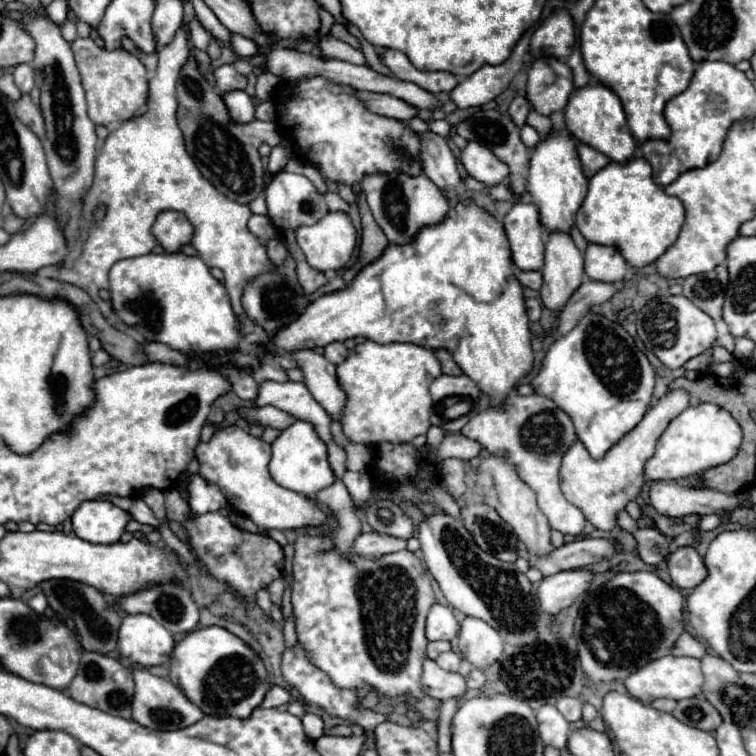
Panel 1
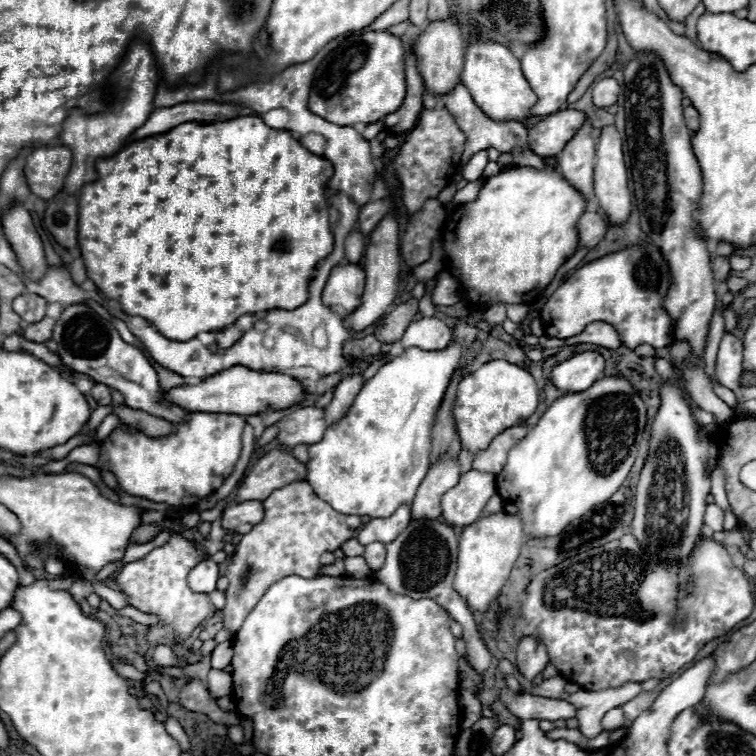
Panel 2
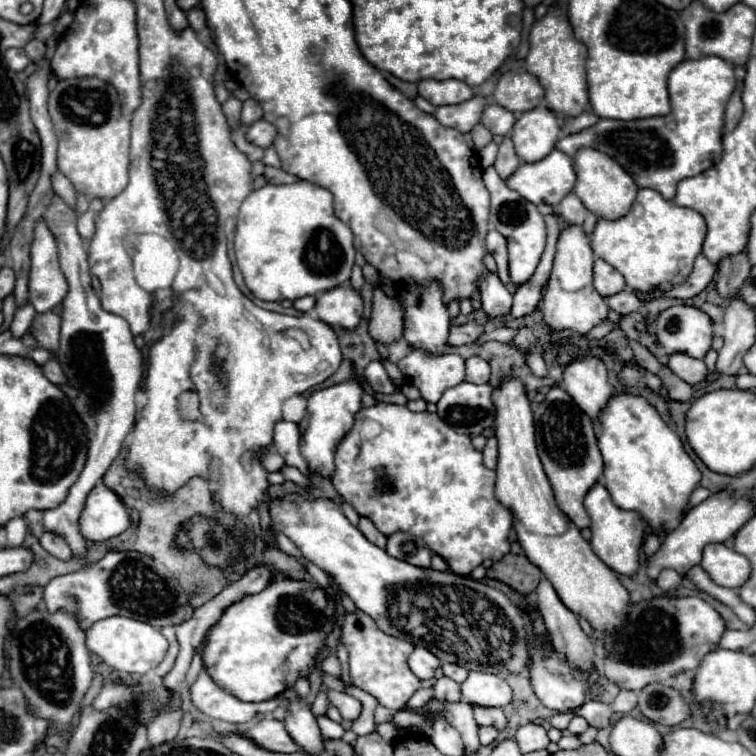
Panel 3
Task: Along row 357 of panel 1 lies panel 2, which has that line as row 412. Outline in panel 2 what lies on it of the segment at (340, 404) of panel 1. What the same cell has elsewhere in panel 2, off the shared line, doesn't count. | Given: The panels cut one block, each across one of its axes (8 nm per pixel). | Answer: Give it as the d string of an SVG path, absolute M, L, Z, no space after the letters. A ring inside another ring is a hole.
M300 408L288 416L284 416L280 422L276 422L278 436L276 442L282 448L294 448L298 444L314 444L320 442L326 424L324 424L324 410L318 408Z

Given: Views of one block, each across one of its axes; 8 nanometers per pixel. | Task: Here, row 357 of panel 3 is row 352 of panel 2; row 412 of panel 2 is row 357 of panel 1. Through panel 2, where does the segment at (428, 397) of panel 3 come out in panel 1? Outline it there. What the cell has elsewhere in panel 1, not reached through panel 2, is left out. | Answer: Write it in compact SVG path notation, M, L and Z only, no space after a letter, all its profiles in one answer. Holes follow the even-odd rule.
M364 340L348 350L348 358L336 366L338 384L348 400L342 410L342 432L350 442L372 444L380 442L410 442L430 428L430 382L442 374L440 362L432 350L416 344L378 344Z

